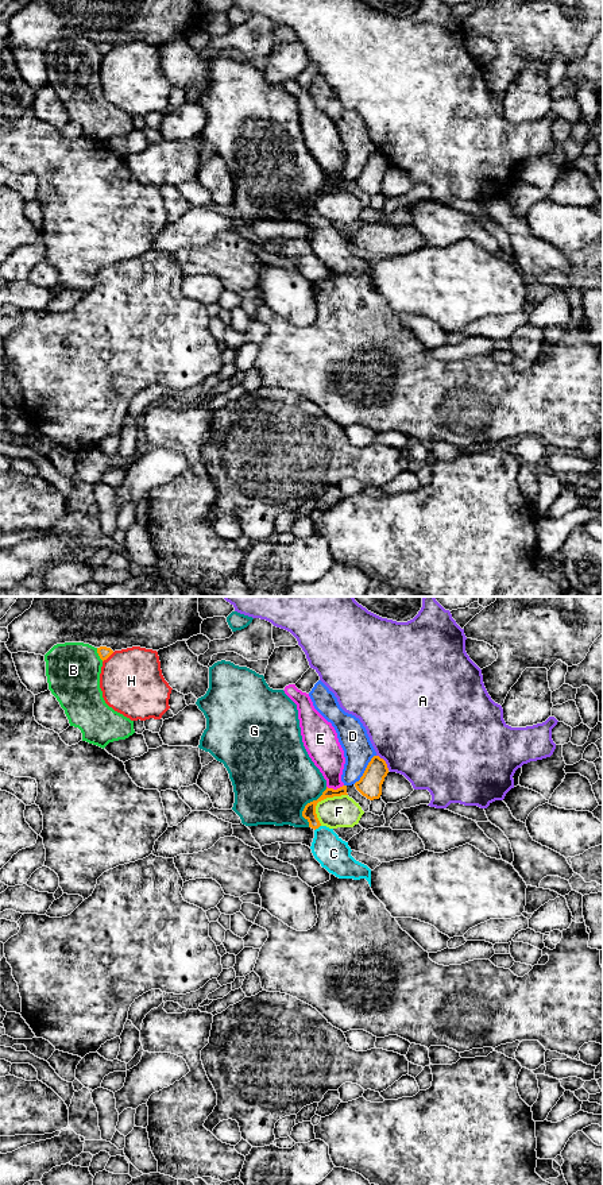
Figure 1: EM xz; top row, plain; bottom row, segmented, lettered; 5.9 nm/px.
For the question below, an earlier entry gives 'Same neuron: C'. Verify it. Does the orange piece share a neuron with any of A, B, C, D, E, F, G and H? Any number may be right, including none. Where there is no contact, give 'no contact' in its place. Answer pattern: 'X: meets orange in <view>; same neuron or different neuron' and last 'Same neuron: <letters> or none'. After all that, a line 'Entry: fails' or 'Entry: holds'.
A: meets orange in xz; different neuron
B: meets orange in xz; different neuron
C: meets orange in xz; same neuron
D: meets orange in xz; different neuron
E: meets orange in xz; different neuron
F: meets orange in xz; different neuron
G: meets orange in xz; different neuron
H: meets orange in xz; different neuron
Same neuron: C
Entry: holds

